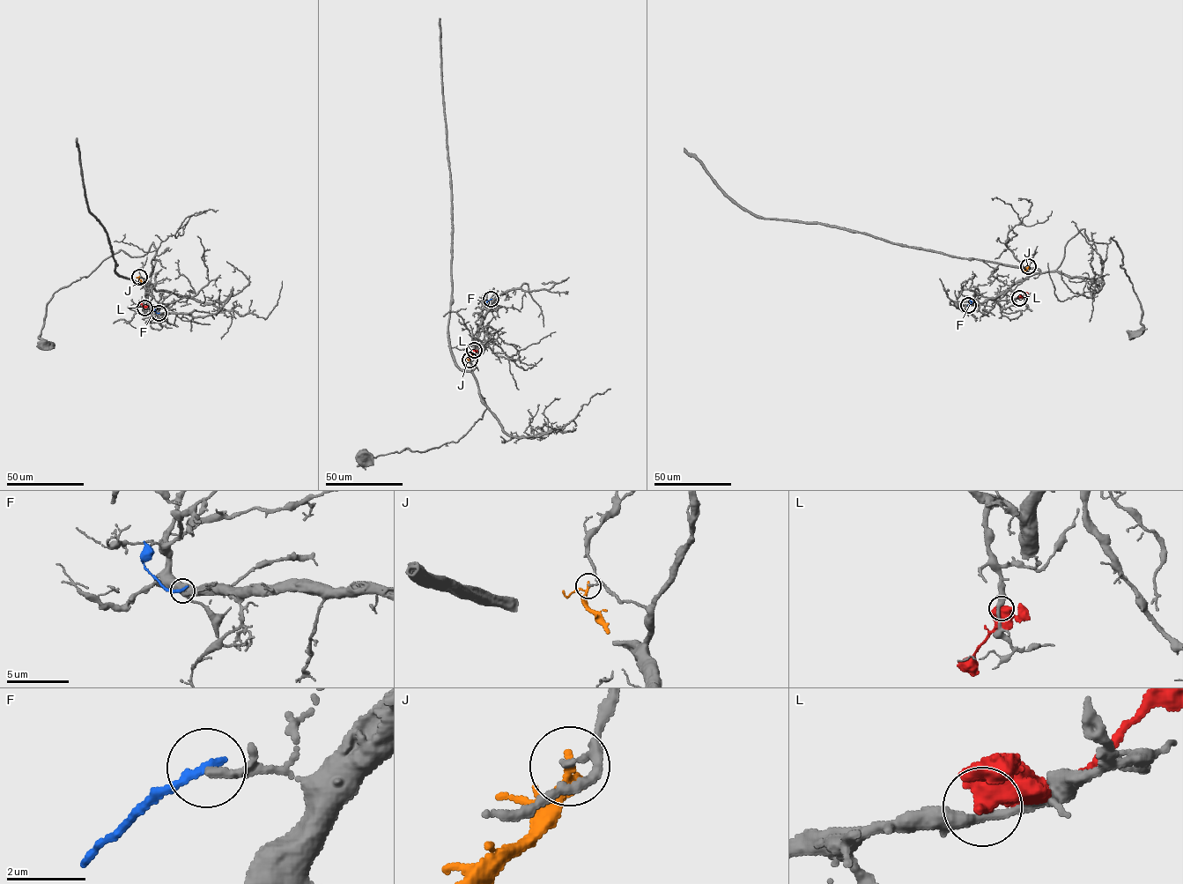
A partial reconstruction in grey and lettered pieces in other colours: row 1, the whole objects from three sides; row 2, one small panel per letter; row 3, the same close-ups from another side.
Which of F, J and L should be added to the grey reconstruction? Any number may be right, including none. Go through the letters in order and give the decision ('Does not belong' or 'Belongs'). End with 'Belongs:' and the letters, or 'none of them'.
F: Does not belong
J: Does not belong
L: Does not belong
Belongs: none of them

